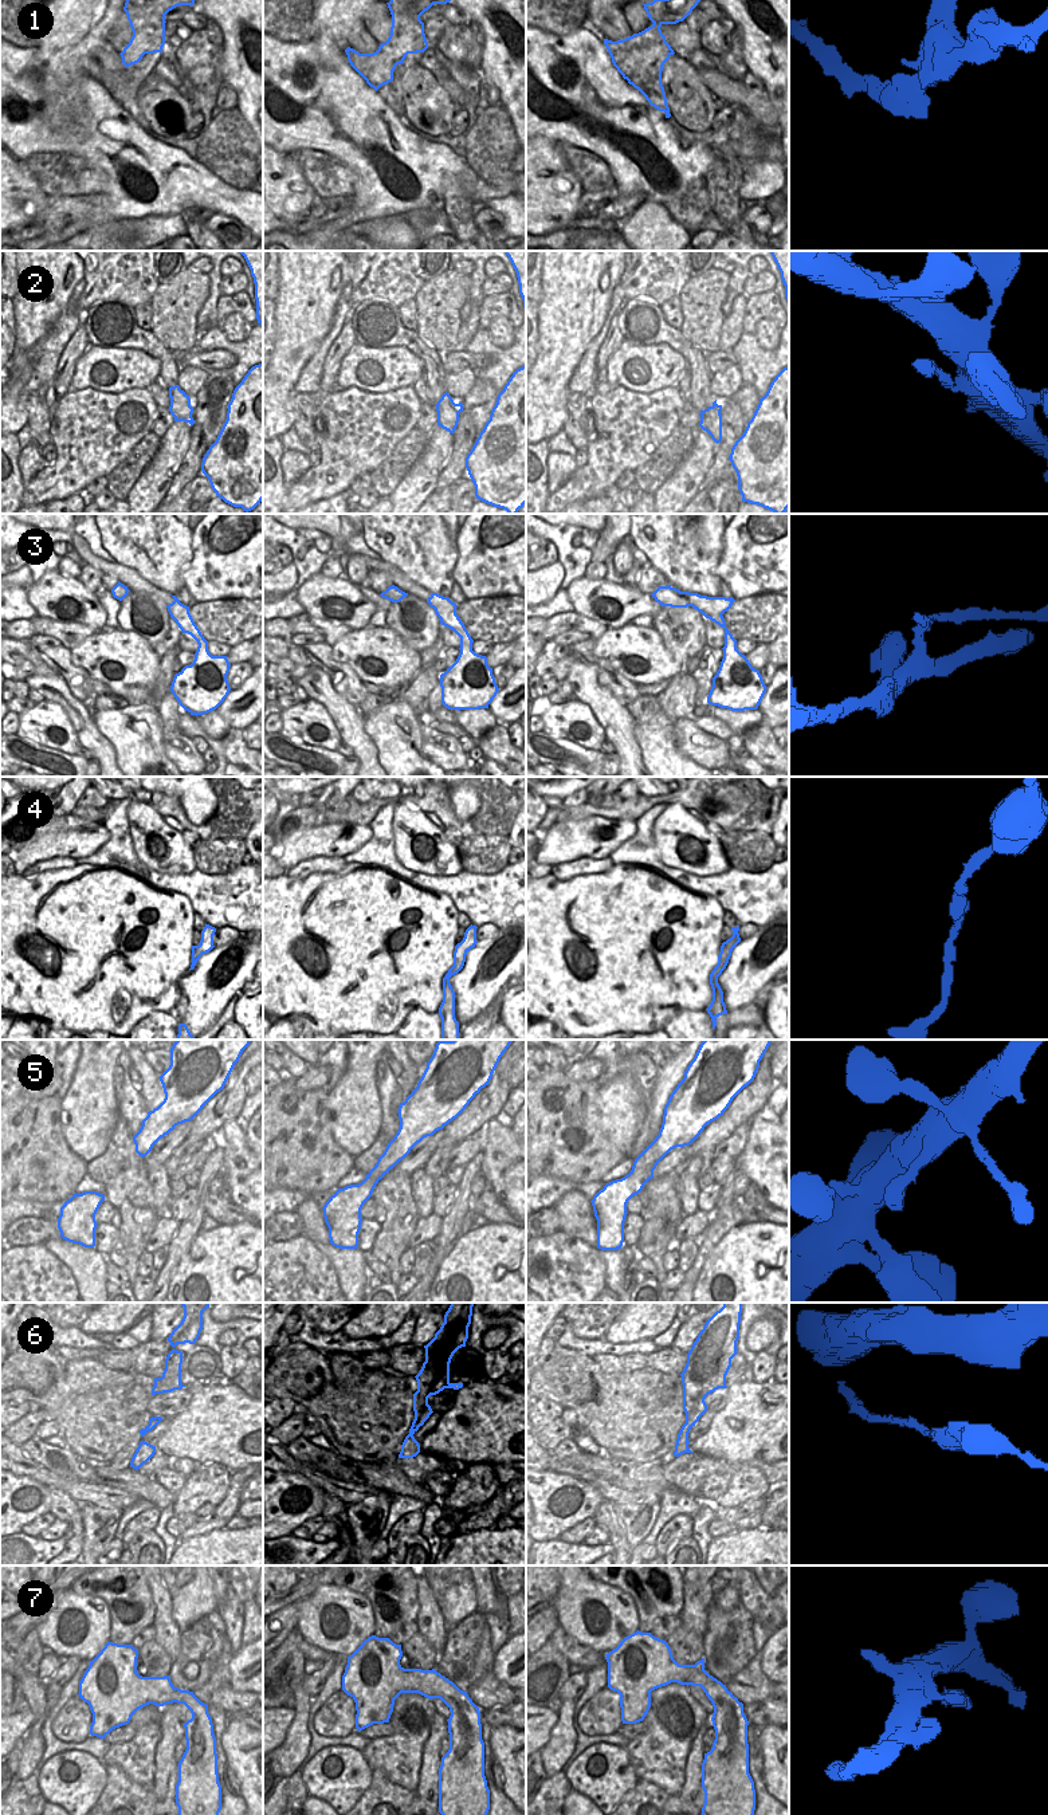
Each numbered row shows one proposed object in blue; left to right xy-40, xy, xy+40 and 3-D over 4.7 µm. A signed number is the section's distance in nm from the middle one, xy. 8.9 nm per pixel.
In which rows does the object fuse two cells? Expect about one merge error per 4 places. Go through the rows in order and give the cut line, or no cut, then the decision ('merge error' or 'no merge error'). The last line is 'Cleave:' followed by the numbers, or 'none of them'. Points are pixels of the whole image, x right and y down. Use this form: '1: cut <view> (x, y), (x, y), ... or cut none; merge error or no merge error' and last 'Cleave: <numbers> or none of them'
1: cut none; no merge error
2: cut xy (438, 411), (448, 408), (459, 412); merge error
3: cut xy (435, 609), (439, 612), (455, 612); merge error
4: cut none; no merge error
5: cut none; no merge error
6: cut none; no merge error
7: cut none; no merge error
Cleave: 2, 3

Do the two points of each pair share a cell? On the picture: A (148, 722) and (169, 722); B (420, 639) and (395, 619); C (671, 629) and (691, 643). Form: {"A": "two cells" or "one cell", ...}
{"A": "two cells", "B": "one cell", "C": "one cell"}

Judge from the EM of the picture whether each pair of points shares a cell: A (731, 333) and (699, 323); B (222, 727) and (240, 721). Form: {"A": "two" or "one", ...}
{"A": "two", "B": "two"}

